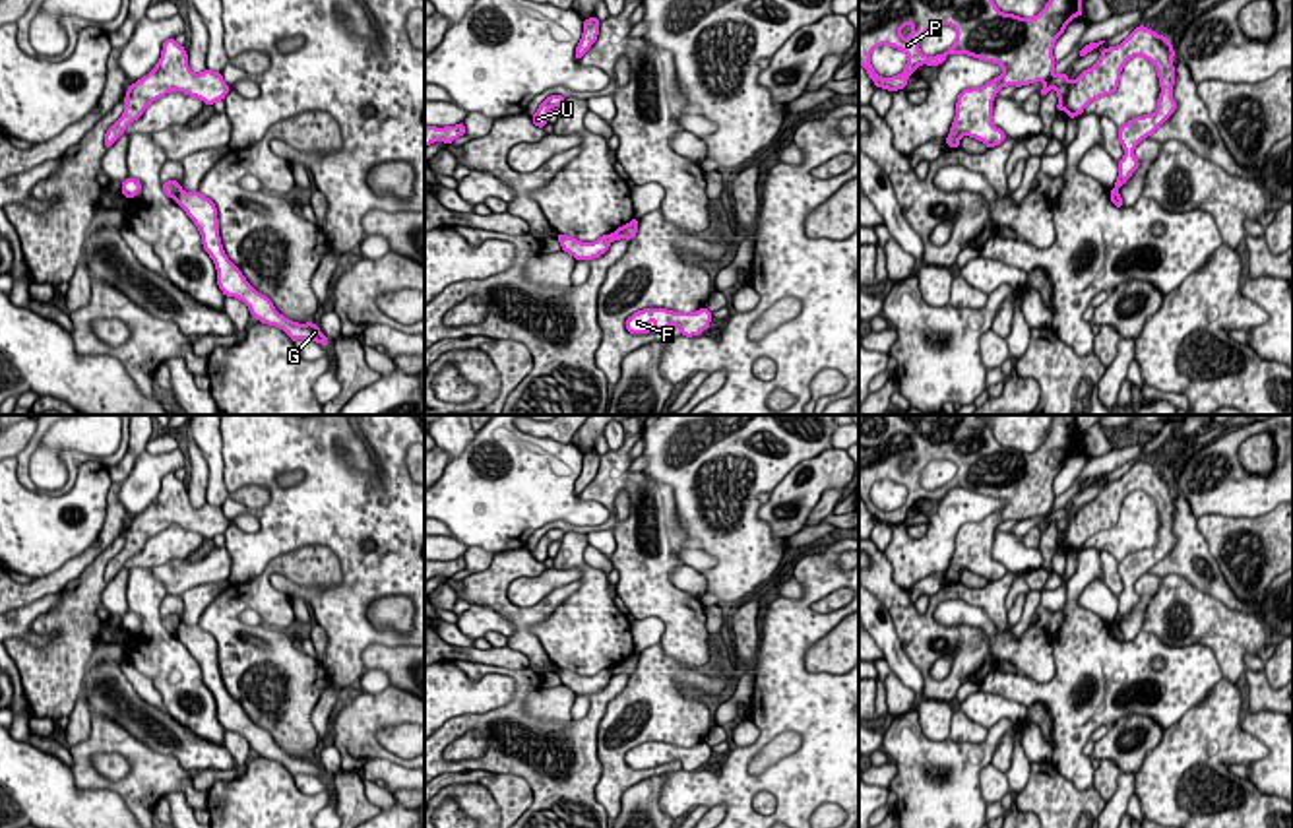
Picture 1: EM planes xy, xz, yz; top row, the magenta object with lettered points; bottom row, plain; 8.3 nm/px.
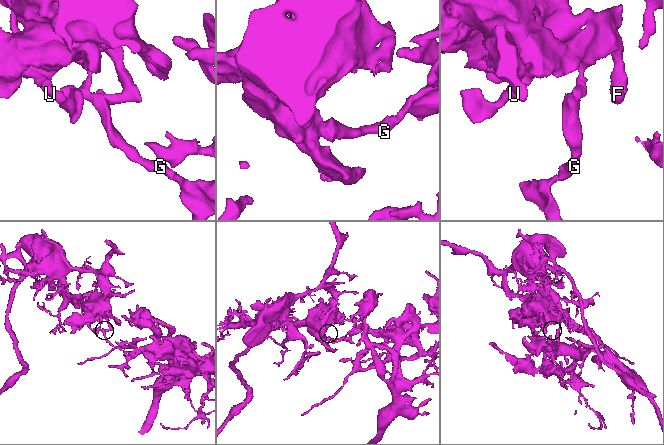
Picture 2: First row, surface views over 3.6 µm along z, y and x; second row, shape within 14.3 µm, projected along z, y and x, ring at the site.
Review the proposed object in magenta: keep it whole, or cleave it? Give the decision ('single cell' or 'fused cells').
fused cells

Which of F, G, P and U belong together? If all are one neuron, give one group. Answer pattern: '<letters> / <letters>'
F P U / G

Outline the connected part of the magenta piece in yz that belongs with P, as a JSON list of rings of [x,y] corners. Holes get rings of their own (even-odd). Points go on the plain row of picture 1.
[[[859,415],[859,498],[876,522],[888,525],[903,524],[921,498],[938,500],[948,489],[967,489],[1002,500],[1004,506],[998,512],[958,529],[956,551],[946,572],[948,582],[960,582],[962,570],[994,582],[1006,574],[991,553],[993,535],[1002,522],[1043,516],[1039,529],[1055,522],[1056,547],[1064,545],[1074,553],[1091,535],[1115,527],[1122,500],[1132,491],[1144,491],[1157,504],[1161,527],[1153,549],[1136,551],[1119,560],[1119,576],[1124,584],[1113,622],[1119,626],[1140,601],[1134,582],[1177,543],[1175,485],[1167,471],[1138,460],[1120,479],[1103,483],[1101,493],[1070,516],[1066,506],[1053,508],[1056,498],[1053,483],[1078,450],[1084,452],[1076,415],[1053,415],[1049,436],[1035,452],[1000,446],[983,415]],[[932,460],[950,460],[958,471],[944,489],[927,491],[919,475]],[[882,479],[907,489],[901,508],[882,512],[874,506],[870,489]]]

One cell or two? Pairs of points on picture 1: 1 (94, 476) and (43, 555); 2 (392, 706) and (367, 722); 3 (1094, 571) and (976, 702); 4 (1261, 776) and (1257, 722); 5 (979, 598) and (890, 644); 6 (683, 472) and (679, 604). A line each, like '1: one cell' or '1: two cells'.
1: one cell
2: one cell
3: two cells
4: one cell
5: two cells
6: two cells

